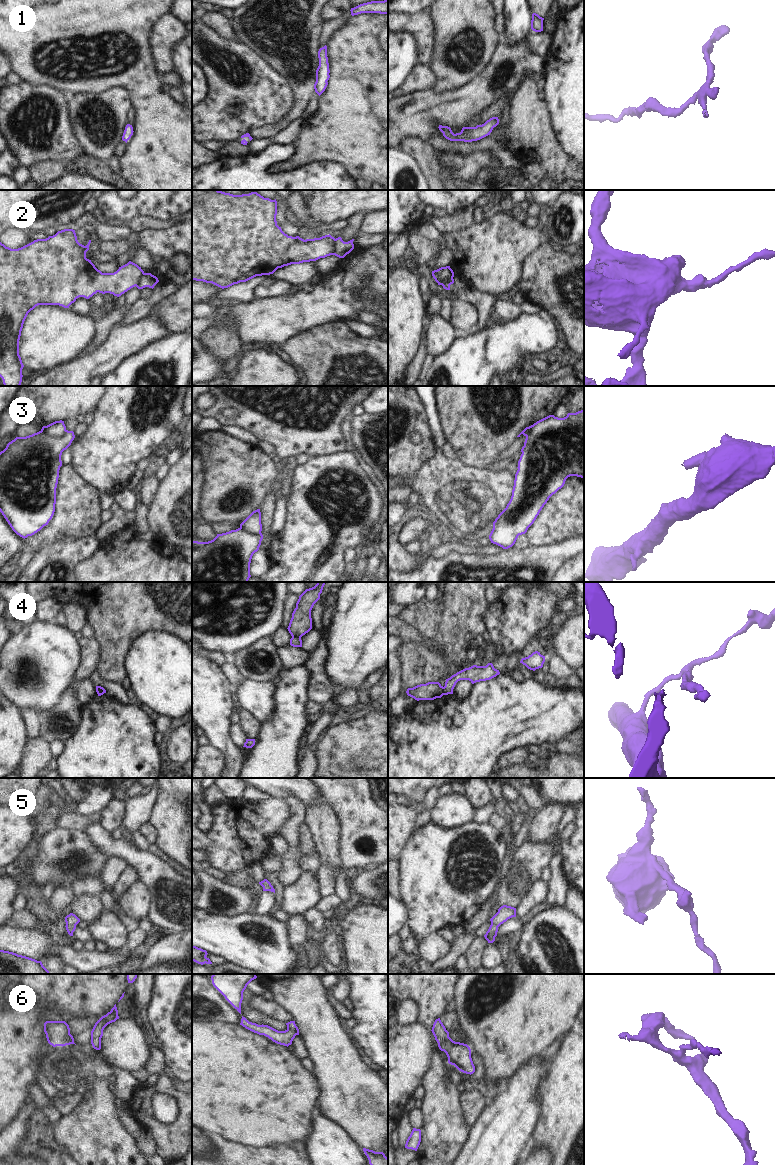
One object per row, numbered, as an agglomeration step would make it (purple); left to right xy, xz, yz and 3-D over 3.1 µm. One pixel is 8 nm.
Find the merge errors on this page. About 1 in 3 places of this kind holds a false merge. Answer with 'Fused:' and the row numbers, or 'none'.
Fused: 2, 3, 4

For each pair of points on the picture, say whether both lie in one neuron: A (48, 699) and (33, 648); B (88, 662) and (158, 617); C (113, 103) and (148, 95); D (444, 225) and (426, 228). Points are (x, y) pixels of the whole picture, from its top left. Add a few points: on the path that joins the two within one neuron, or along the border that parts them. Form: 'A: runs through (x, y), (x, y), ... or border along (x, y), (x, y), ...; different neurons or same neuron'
A: runs through (46, 686), (39, 661); same neuron
B: border along (93, 637), (99, 645), (99, 658), (96, 668); different neurons
C: border along (107, 89), (111, 87), (124, 87), (132, 104); different neurons
D: border along (421, 221), (433, 223), (442, 232); different neurons

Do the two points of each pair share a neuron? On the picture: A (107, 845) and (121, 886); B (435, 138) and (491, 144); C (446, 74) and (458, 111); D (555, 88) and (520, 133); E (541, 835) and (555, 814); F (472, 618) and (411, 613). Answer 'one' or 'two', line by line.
A: two
B: one
C: two
D: two
E: one
F: one

